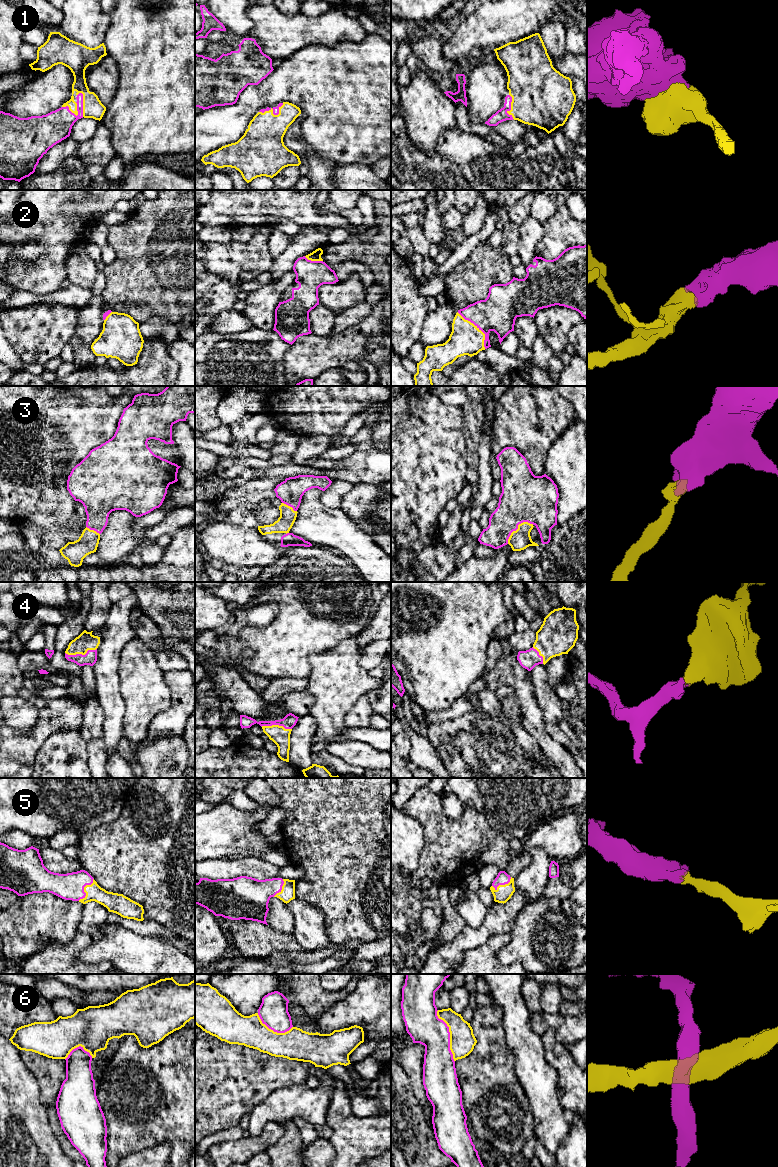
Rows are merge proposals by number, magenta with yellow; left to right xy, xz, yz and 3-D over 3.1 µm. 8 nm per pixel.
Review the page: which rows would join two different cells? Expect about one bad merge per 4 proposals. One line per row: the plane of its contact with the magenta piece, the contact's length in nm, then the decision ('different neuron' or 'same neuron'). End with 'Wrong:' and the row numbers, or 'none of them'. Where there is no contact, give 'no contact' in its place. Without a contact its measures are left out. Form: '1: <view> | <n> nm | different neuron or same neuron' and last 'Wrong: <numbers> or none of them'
1: xz | 220 nm | same neuron
2: yz | 380 nm | same neuron
3: yz | 260 nm | same neuron
4: xy | 260 nm | same neuron
5: xy | 220 nm | same neuron
6: yz | 440 nm | different neuron
Wrong: 6

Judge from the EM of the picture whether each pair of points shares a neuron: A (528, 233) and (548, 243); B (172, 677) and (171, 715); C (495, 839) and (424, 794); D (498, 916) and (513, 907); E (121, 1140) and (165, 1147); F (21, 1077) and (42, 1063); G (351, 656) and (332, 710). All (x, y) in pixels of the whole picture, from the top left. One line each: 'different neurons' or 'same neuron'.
A: different neurons
B: same neuron
C: same neuron
D: same neuron
E: different neurons
F: different neurons
G: same neuron

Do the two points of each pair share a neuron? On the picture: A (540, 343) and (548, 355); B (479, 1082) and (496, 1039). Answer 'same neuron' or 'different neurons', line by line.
A: same neuron
B: same neuron

